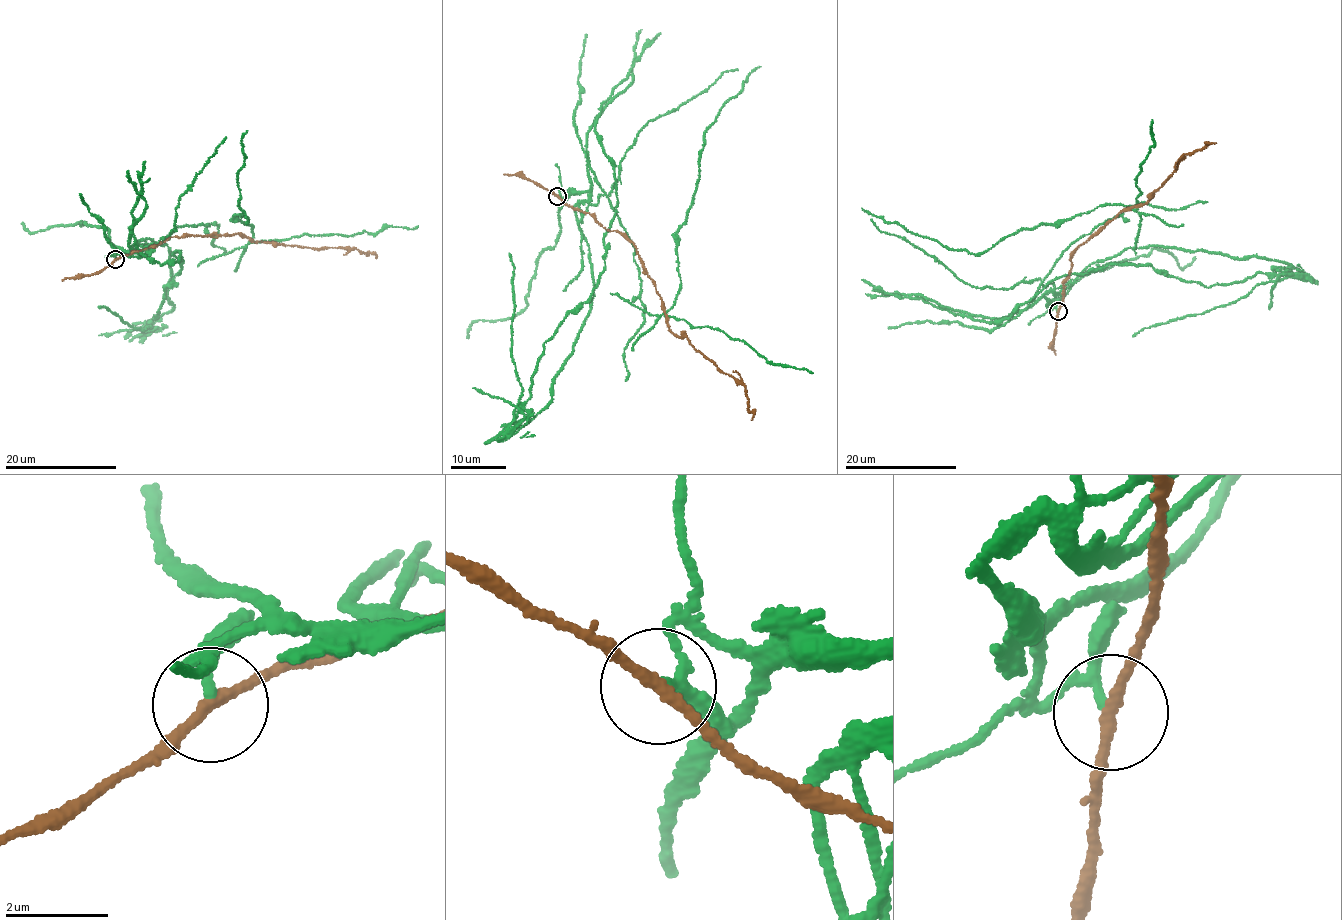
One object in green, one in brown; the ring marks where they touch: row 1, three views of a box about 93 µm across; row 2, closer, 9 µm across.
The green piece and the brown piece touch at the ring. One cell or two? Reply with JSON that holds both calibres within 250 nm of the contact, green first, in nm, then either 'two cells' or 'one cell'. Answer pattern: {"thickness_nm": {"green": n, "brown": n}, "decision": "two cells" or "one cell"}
{"thickness_nm": {"green": 150, "brown": 200}, "decision": "two cells"}

